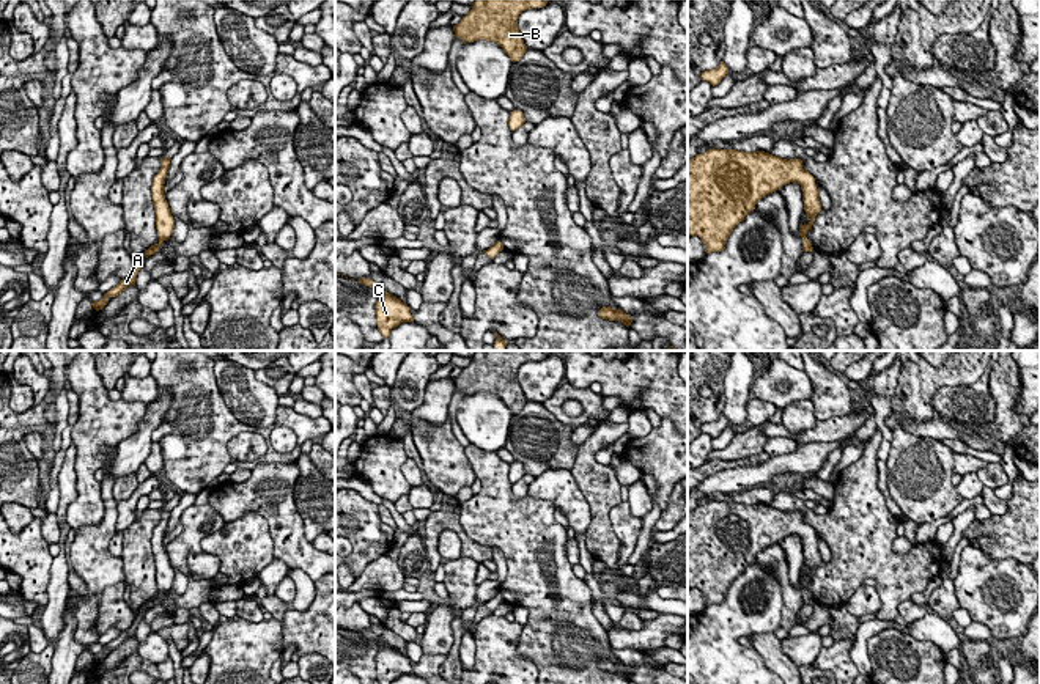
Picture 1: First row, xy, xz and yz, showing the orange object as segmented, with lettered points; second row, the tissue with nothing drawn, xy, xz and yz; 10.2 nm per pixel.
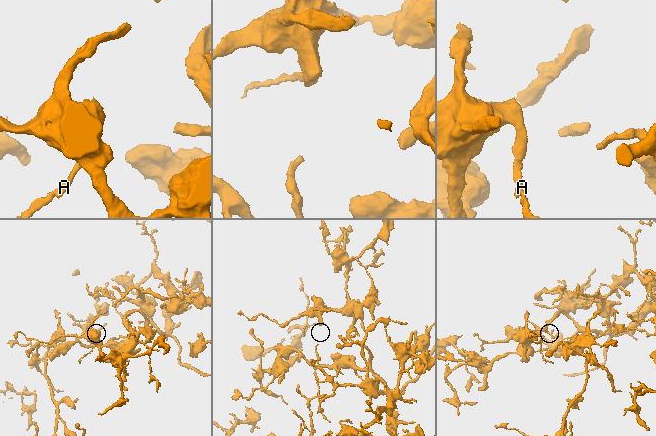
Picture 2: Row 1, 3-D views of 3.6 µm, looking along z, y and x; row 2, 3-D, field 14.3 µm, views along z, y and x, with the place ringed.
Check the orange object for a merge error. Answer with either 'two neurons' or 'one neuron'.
two neurons

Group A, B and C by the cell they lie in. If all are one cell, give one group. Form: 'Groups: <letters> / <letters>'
Groups: A / B C

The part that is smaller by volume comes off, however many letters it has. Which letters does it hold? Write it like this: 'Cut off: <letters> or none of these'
Cut off: A

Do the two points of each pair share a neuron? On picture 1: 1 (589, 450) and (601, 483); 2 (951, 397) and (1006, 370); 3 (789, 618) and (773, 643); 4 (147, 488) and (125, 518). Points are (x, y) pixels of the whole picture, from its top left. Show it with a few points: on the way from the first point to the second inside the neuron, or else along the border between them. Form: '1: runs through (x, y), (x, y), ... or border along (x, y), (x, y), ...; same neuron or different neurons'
1: runs through (589, 458), (589, 470), (593, 475); same neuron
2: border along (992, 367), (990, 395), (995, 403), (995, 415); different neurons
3: border along (773, 632), (781, 642); different neurons
4: runs through (139, 494), (126, 510); same neuron

